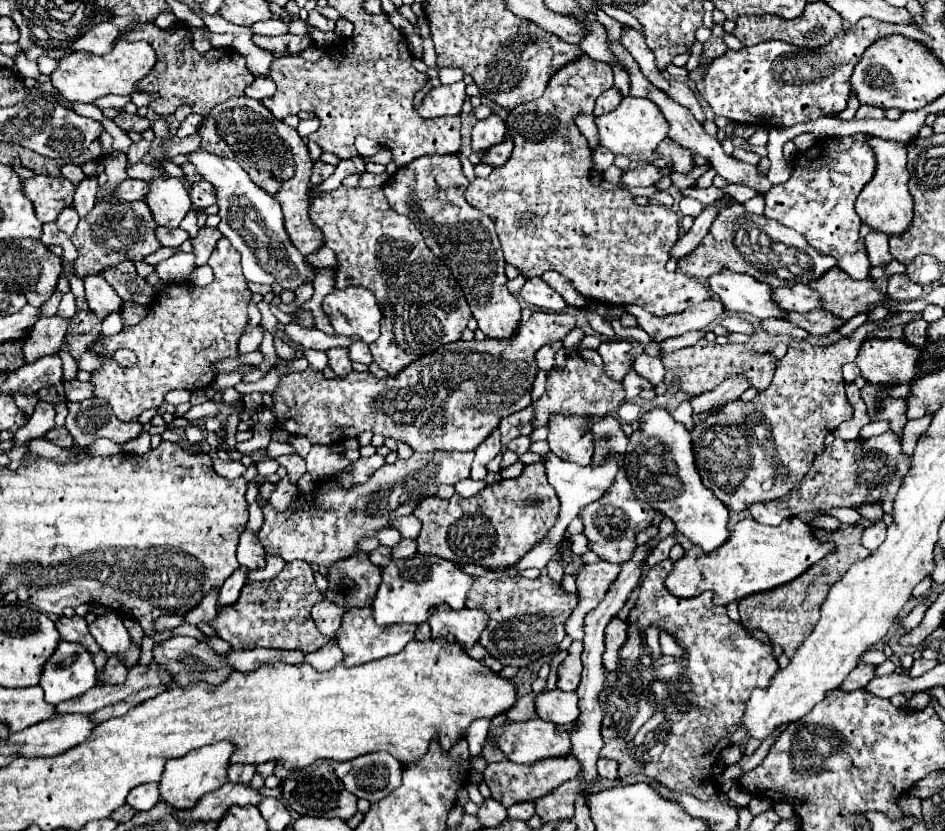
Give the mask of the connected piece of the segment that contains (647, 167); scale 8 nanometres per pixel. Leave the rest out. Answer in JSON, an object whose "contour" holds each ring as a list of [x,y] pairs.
{"contour":[[[634,164],[632,170],[624,170],[622,172],[622,182],[626,186],[652,186],[656,180],[660,180],[662,176],[668,176],[670,170],[668,168],[656,168],[652,164]]]}

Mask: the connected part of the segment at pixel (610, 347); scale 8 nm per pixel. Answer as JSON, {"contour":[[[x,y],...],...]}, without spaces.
{"contour":[[[608,340],[600,344],[598,352],[604,358],[604,370],[612,380],[620,382],[632,370],[632,362],[628,358],[630,348],[632,348],[630,340]]]}

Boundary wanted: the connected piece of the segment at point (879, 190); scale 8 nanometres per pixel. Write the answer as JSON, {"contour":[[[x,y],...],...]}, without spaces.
{"contour":[[[870,136],[868,144],[872,146],[876,154],[876,176],[862,188],[858,200],[856,200],[856,212],[860,214],[862,222],[868,224],[872,230],[882,230],[888,236],[902,234],[912,224],[912,196],[908,192],[908,180],[910,172],[906,170],[906,144],[904,142],[892,142],[884,138]]]}

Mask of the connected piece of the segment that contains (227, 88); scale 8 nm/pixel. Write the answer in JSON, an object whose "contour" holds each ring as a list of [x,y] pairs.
{"contour":[[[178,20],[168,30],[162,30],[156,24],[136,24],[136,28],[132,28],[132,32],[124,32],[124,36],[120,36],[120,38],[128,40],[128,42],[146,40],[156,50],[156,56],[158,56],[156,68],[152,68],[152,72],[148,76],[144,76],[144,80],[140,80],[138,92],[152,94],[150,106],[160,116],[174,114],[174,110],[182,104],[188,104],[194,114],[208,116],[208,112],[214,106],[222,104],[224,100],[228,100],[232,96],[244,96],[244,88],[254,82],[252,72],[246,68],[244,56],[238,54],[230,46],[210,48],[206,52],[206,56],[212,56],[212,58],[204,64],[204,56],[194,50],[192,32],[186,24],[182,24],[182,20]]]}

